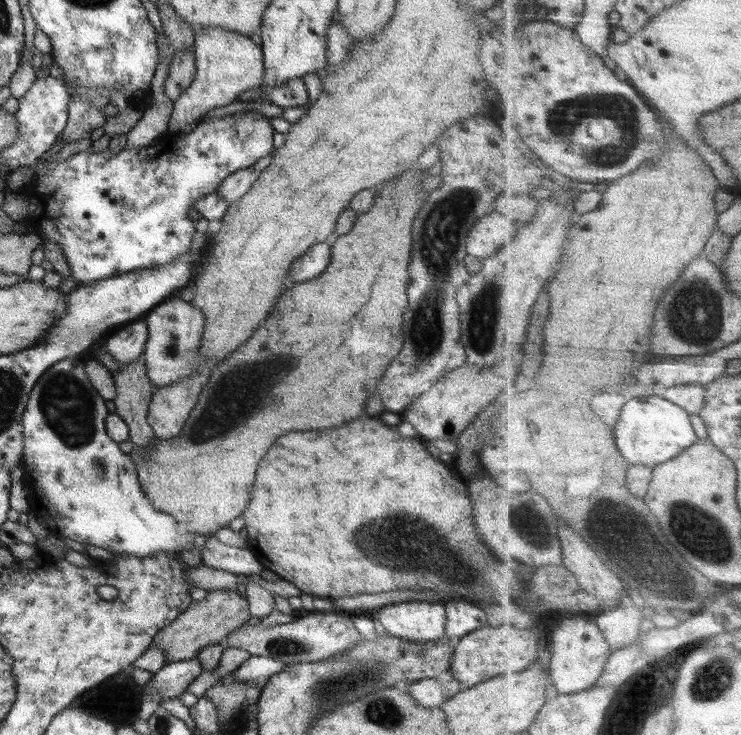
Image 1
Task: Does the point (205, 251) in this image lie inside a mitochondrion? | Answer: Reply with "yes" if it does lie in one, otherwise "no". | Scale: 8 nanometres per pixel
no

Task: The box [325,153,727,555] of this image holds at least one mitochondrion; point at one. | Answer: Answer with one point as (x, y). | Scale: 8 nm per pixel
(446, 222)

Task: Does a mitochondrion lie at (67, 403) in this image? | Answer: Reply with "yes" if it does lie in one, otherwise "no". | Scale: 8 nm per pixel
yes

